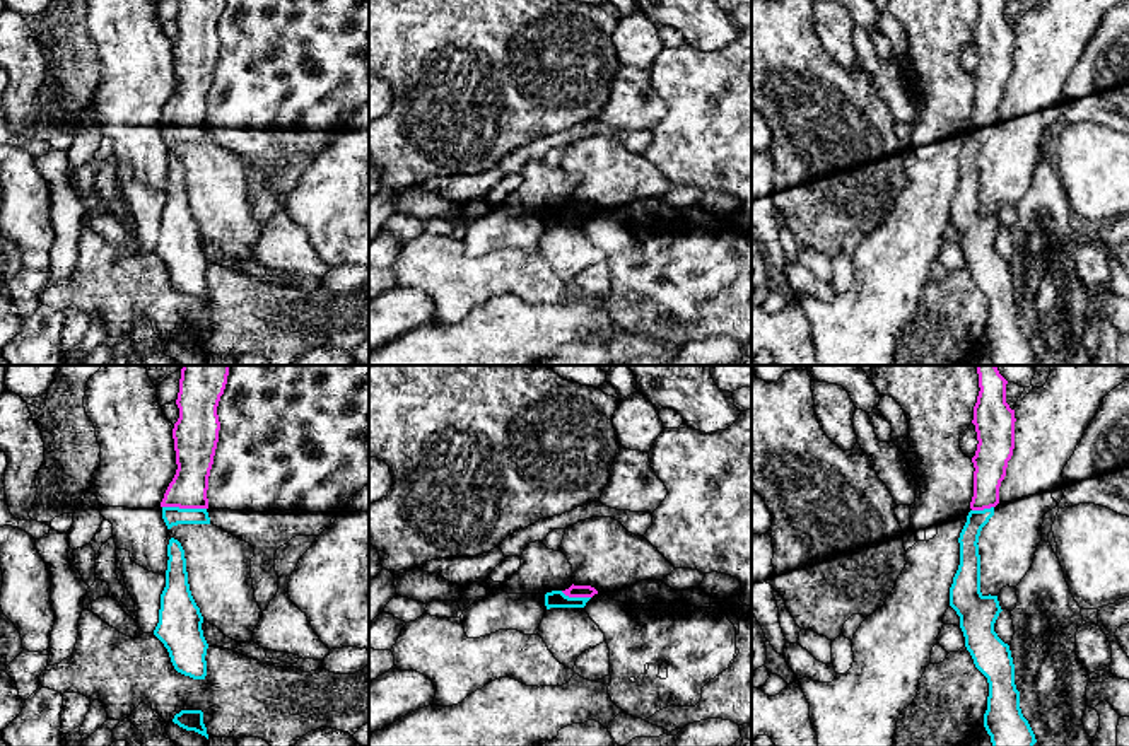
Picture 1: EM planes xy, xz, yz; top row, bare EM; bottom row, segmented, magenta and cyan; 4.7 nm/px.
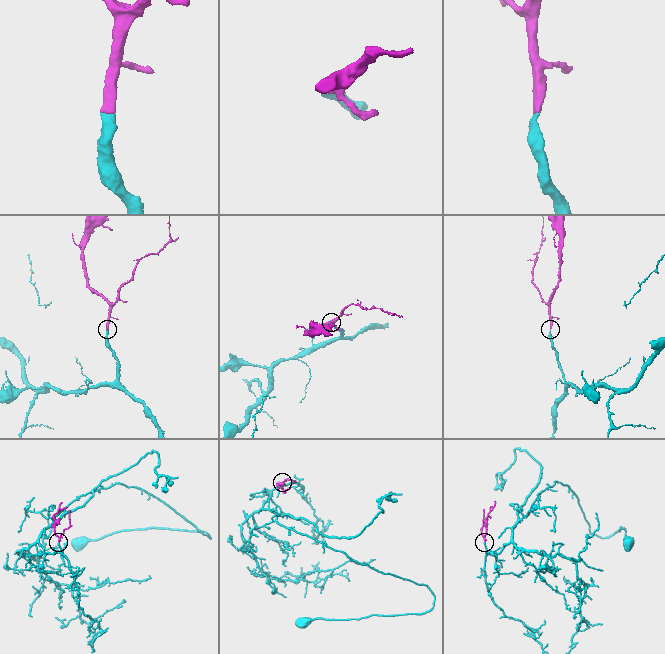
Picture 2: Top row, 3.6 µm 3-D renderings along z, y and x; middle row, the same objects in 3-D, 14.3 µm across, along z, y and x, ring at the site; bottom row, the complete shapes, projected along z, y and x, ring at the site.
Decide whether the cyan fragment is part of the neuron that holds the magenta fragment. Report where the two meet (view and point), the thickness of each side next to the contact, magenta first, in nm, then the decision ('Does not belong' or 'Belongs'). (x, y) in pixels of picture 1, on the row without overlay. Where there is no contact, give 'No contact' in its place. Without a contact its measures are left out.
Touches magenta at xy (185, 125). Thickness 180 nm (magenta) against 90 nm. Does not belong

